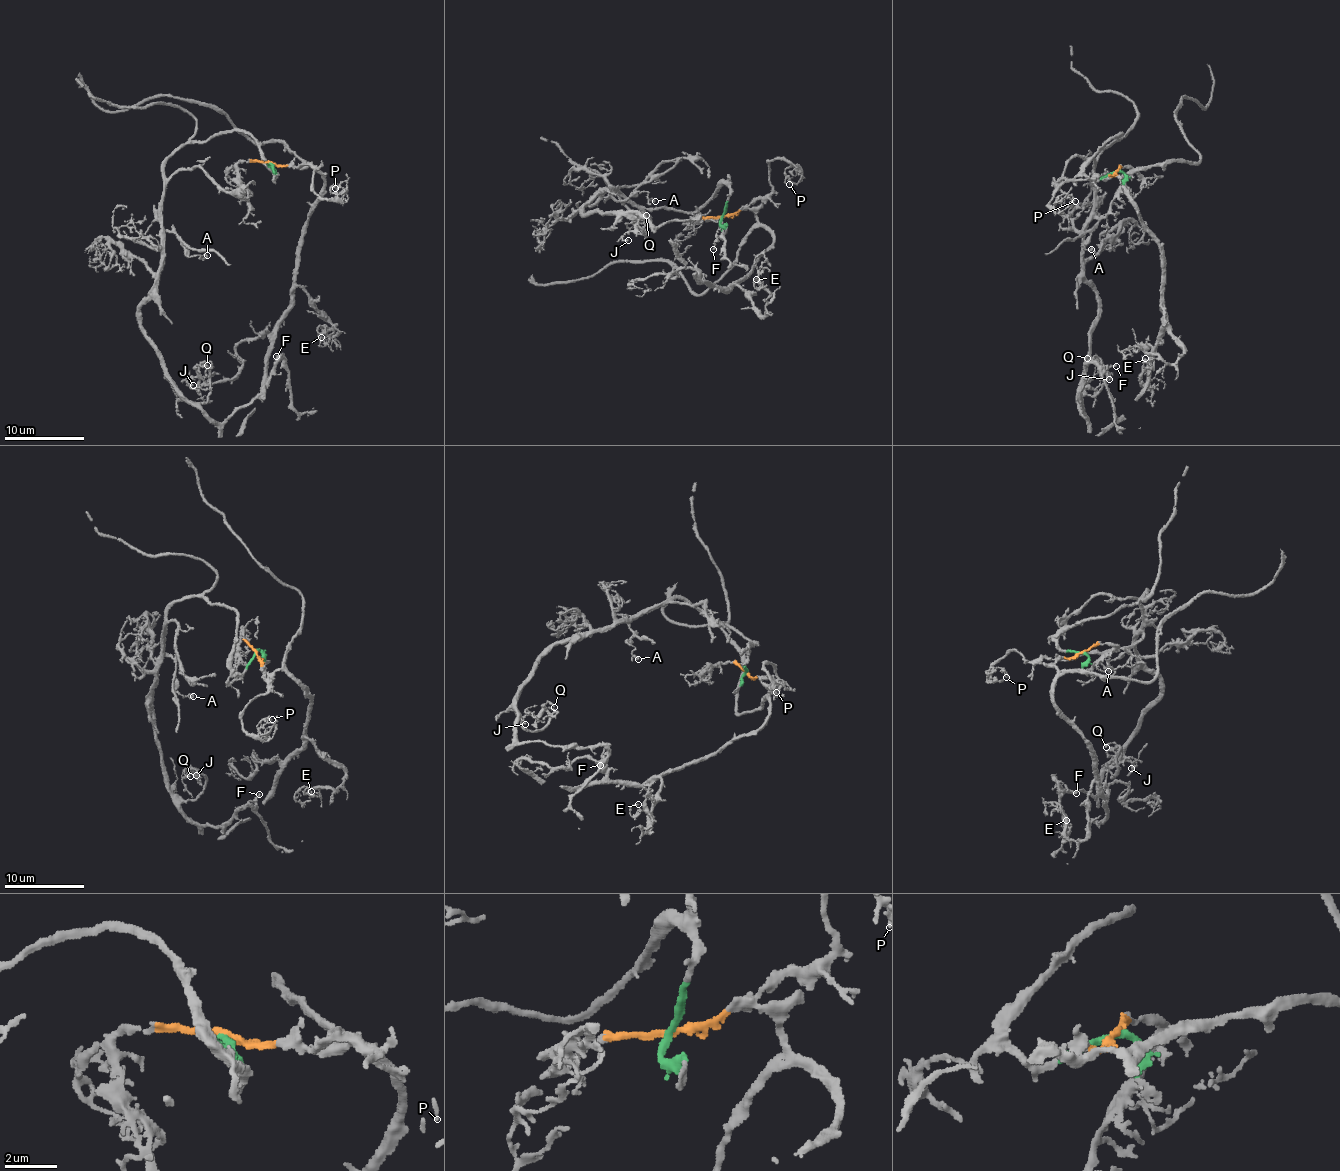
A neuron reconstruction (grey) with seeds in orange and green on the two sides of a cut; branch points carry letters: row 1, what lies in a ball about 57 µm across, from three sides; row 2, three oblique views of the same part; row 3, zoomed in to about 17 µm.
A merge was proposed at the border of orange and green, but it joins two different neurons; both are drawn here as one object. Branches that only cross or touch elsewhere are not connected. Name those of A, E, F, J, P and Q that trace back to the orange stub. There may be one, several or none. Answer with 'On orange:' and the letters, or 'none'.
On orange: E, P

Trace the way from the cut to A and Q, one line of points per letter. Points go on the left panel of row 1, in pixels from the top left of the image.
A: (270, 162), (276, 174), (253, 138), (236, 132), (186, 142), (167, 160), (162, 227), (191, 256), (208, 255)
Q: (270, 162), (276, 174), (253, 138), (224, 131), (164, 165), (140, 331), (187, 400), (204, 402), (207, 366)

